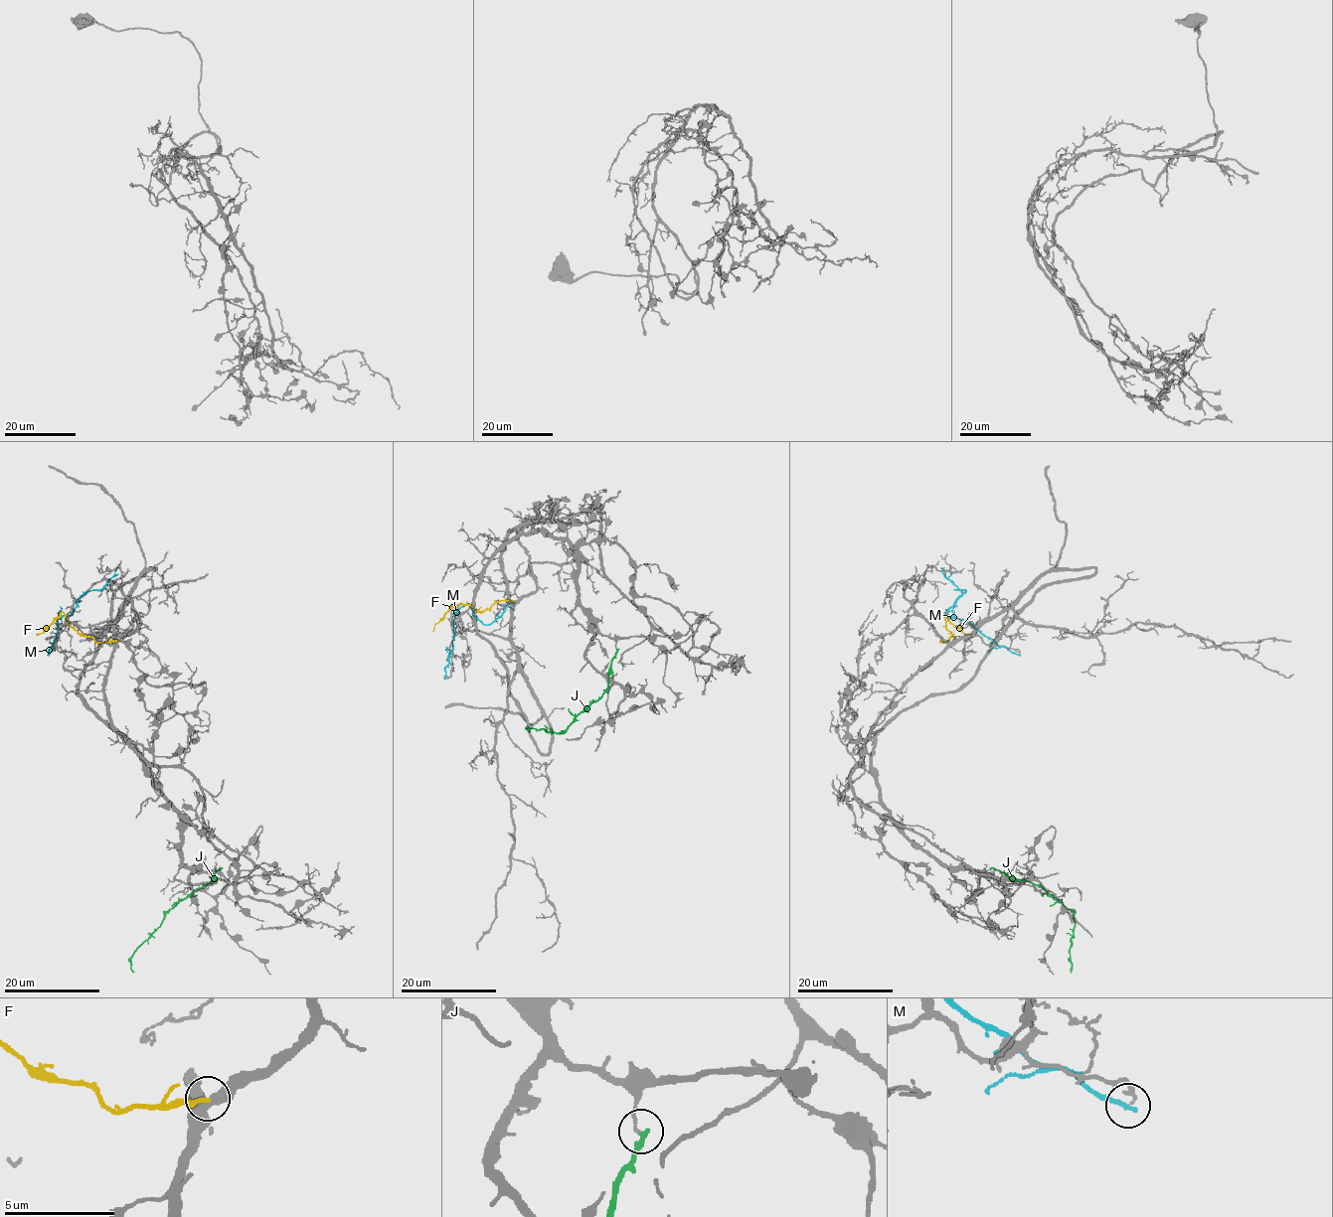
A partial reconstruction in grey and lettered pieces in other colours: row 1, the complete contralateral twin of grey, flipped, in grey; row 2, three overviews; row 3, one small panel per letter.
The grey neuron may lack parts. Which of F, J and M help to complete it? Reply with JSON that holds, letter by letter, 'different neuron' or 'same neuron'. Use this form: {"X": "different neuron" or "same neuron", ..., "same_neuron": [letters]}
{"F": "different neuron", "J": "different neuron", "M": "different neuron", "same_neuron": []}

